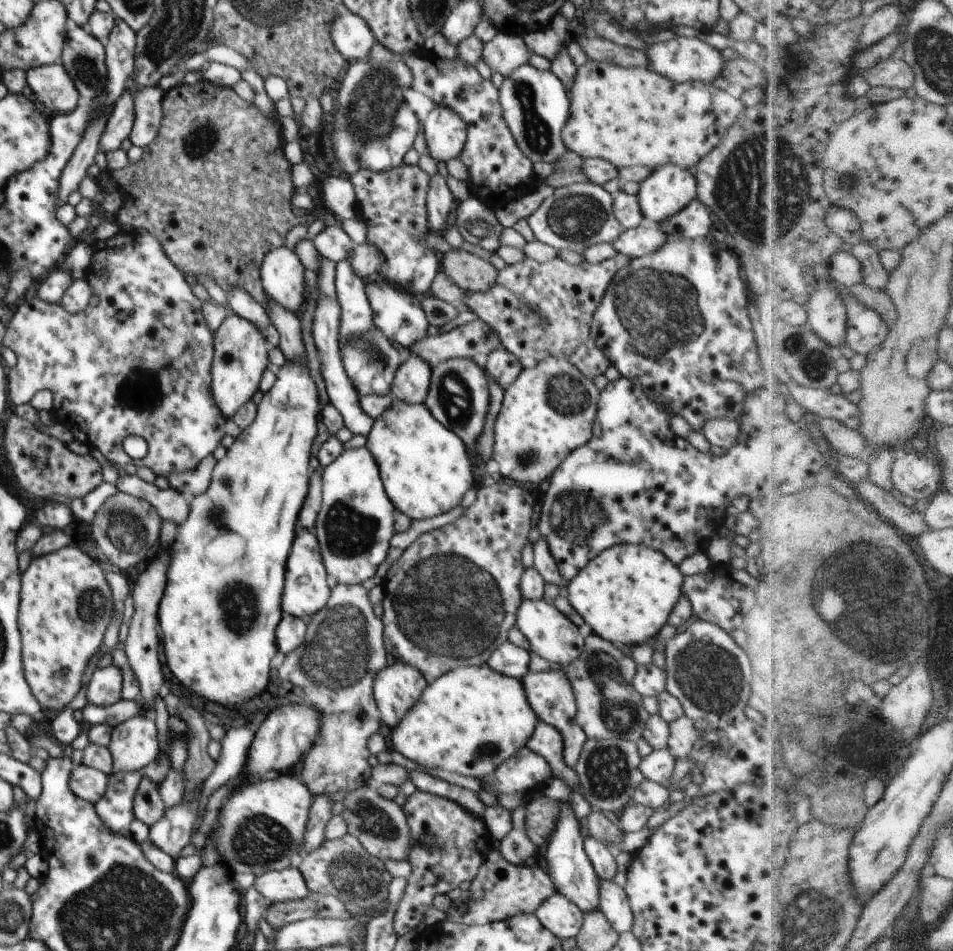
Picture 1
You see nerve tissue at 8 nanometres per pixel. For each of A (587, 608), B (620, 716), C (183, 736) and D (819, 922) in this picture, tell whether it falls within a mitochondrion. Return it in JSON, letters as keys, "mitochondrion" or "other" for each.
{"A":"other","B":"mitochondrion","C":"other","D":"mitochondrion"}

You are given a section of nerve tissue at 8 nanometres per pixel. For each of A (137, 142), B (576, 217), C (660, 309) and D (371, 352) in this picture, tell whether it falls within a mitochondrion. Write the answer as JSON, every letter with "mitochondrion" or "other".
{"A":"other","B":"mitochondrion","C":"mitochondrion","D":"mitochondrion"}

